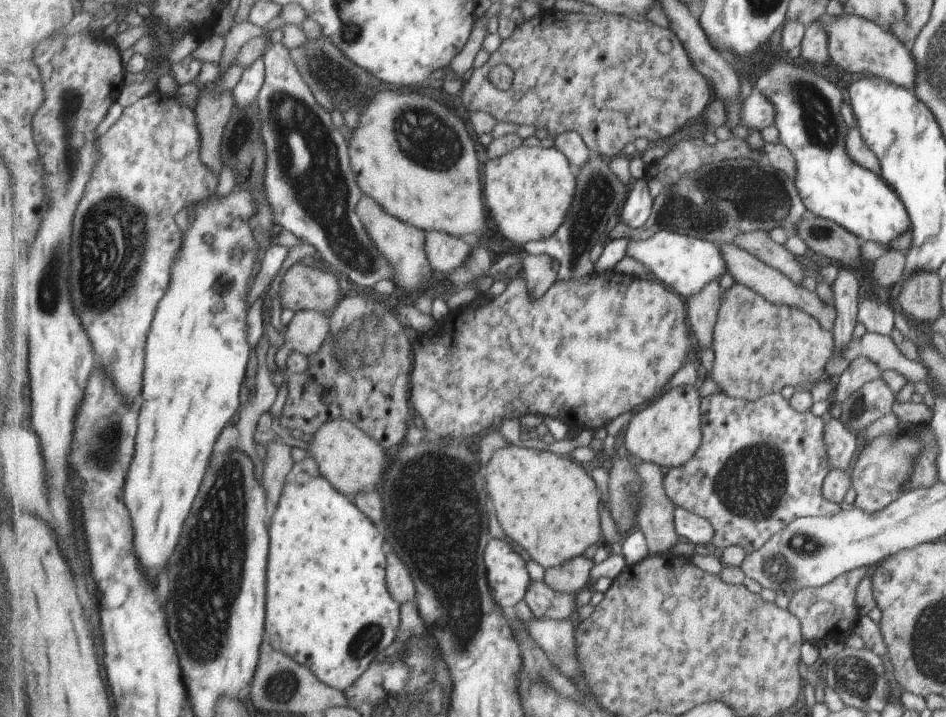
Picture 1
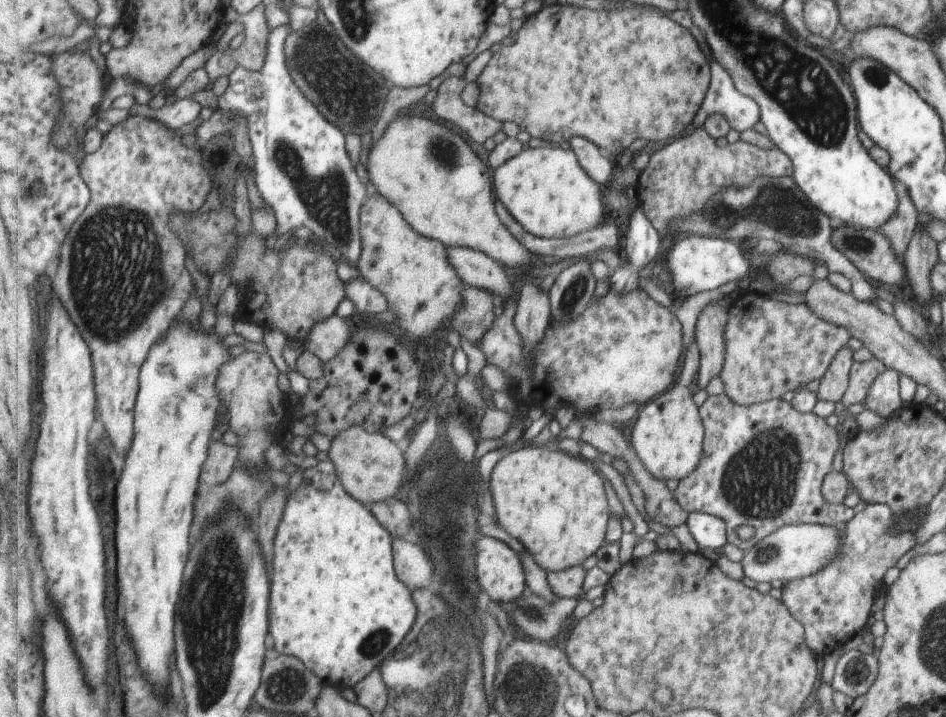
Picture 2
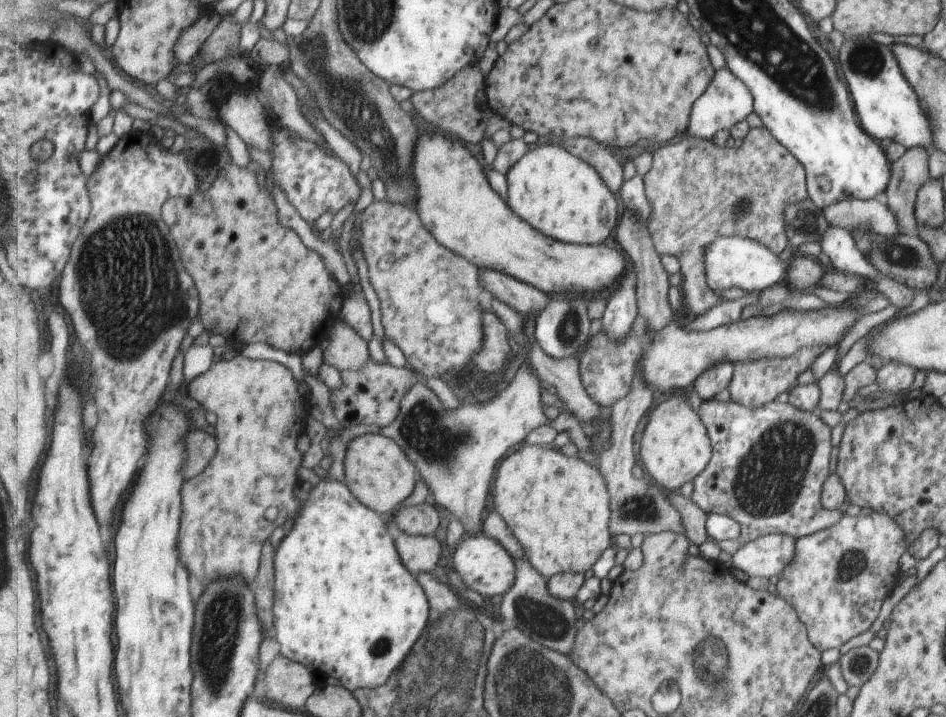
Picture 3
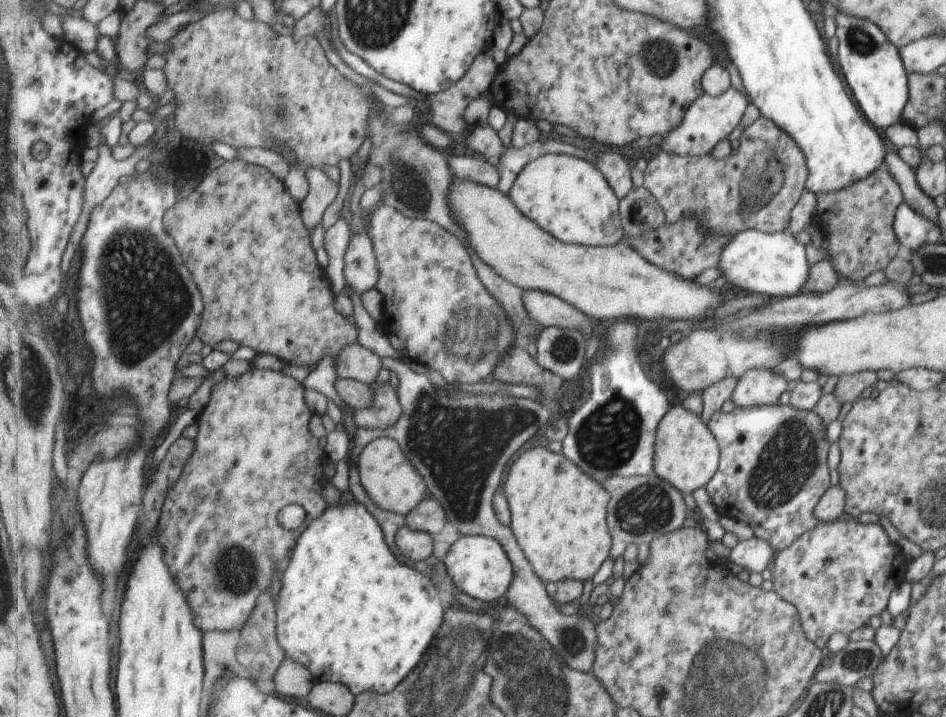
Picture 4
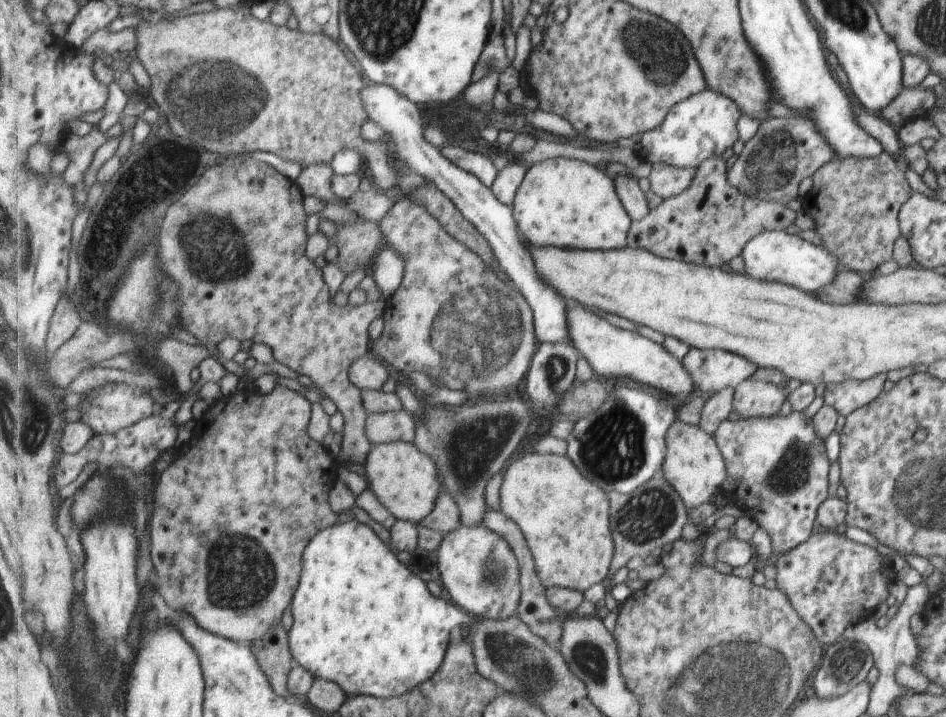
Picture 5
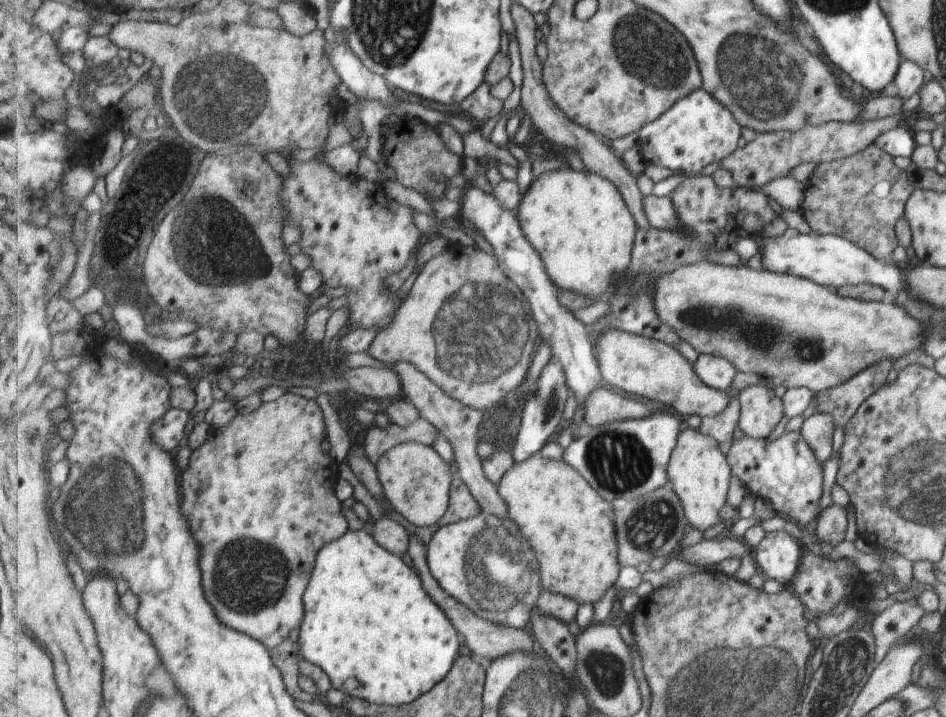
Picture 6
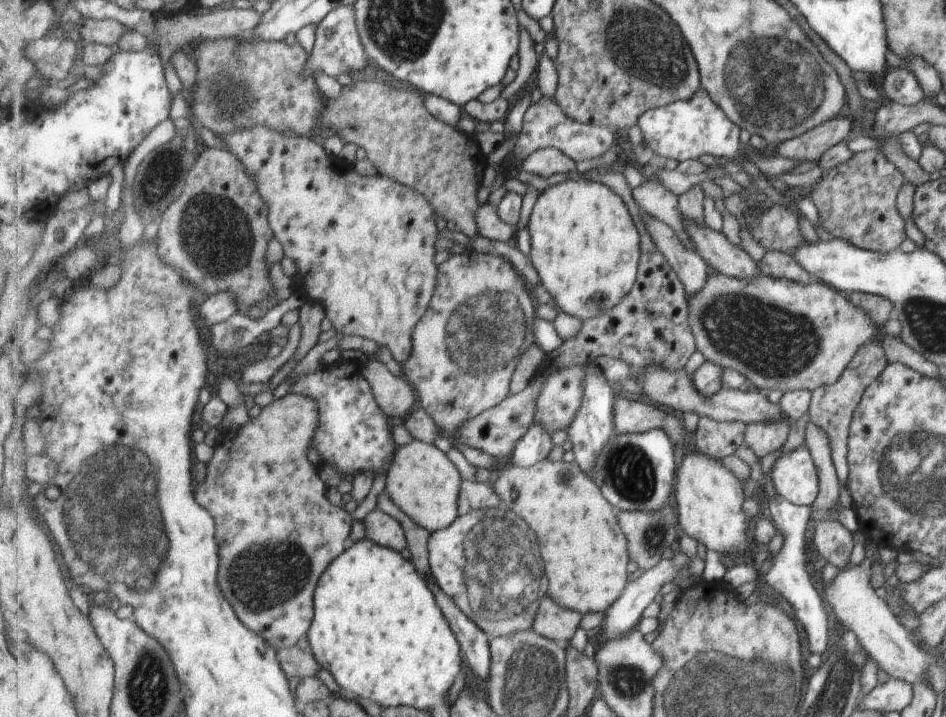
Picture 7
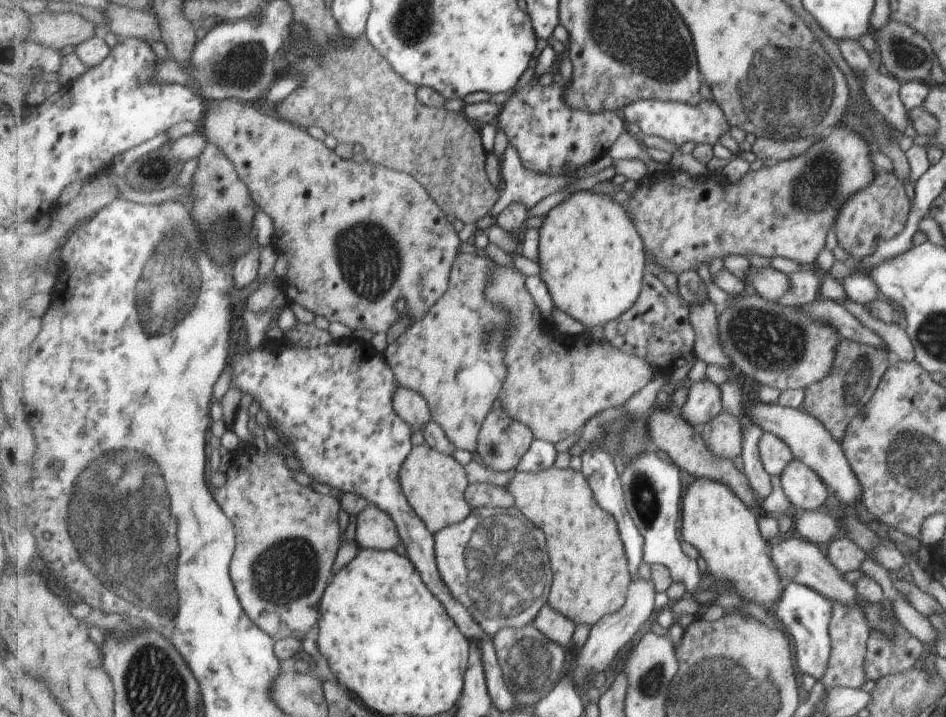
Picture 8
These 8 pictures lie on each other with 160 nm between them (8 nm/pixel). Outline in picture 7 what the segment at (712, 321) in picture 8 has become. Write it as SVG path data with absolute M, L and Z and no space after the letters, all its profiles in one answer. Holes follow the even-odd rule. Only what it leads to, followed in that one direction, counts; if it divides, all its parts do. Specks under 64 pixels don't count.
M640 208L640 213L652 242L675 269L687 297L692 297L702 289L709 268L695 251L687 250L687 247L683 246L672 226L665 224L645 209Z

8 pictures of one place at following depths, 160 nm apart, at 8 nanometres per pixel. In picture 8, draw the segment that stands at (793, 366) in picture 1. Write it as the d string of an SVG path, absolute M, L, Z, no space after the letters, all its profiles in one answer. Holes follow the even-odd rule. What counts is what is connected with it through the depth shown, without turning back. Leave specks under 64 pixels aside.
M767 431L760 434L756 445L761 466L769 476L777 476L793 459L789 447L778 436Z

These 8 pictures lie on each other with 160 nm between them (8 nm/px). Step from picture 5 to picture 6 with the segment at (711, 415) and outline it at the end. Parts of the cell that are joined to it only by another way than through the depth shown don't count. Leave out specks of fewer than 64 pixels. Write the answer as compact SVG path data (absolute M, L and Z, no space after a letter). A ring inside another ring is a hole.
M731 398L717 416L701 417L697 430L713 438L720 450L727 454L733 442L733 428L737 427L737 420L739 420L739 404L737 398Z

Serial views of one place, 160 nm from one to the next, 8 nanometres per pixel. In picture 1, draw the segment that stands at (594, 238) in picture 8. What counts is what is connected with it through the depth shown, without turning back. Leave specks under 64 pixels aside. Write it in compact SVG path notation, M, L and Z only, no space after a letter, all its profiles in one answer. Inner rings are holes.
M524 146L485 165L485 200L499 235L518 245L552 237L560 229L576 193L577 176L556 146Z

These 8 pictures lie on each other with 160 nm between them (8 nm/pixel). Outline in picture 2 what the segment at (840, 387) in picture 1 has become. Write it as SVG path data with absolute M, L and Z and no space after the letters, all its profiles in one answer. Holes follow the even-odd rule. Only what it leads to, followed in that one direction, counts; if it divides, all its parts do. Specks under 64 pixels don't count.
M875 357L862 362L852 361L848 372L847 386L840 398L843 406L849 408L851 404L861 403L871 382L884 370L883 363L879 362Z

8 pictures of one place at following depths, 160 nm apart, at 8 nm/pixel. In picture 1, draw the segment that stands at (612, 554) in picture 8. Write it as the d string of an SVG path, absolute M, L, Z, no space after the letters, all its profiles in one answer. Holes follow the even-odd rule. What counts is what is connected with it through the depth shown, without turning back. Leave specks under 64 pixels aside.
M507 446L503 450L497 450L497 454L487 464L487 484L489 494L493 500L493 506L497 510L499 522L505 528L507 536L525 549L543 568L550 569L561 566L564 562L572 561L587 552L589 546L599 542L599 489L595 480L587 474L583 464L579 466L577 461L573 464L573 458L567 455L555 454L549 450L537 450L523 446Z

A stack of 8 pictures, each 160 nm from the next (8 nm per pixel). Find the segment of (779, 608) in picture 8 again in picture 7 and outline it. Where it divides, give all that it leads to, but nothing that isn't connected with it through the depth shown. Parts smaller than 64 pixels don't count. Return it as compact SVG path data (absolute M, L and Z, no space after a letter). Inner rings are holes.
M776 493L774 497L766 496L766 500L769 502L767 510L769 510L769 516L773 520L774 527L777 532L781 534L782 544L779 550L773 554L771 558L771 566L765 569L767 572L763 573L765 580L763 580L768 586L771 586L783 598L786 600L793 610L795 610L794 617L797 622L801 623L801 626L805 631L805 640L807 646L807 654L824 654L831 639L827 636L829 632L829 626L827 626L827 614L823 610L823 602L817 594L817 590L811 584L809 580L809 574L805 569L805 559L803 554L803 544L805 544L805 536L803 536L803 530L807 520L810 519L810 511L812 508L810 505L794 505L787 502L784 498L779 497Z

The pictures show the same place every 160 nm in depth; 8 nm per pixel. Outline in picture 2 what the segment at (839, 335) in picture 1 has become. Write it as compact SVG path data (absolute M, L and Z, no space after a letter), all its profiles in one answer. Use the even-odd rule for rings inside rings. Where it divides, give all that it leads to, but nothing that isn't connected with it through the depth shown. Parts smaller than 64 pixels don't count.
M843 345L828 366L828 372L818 381L817 400L837 402L847 386L848 372L852 363L852 351Z

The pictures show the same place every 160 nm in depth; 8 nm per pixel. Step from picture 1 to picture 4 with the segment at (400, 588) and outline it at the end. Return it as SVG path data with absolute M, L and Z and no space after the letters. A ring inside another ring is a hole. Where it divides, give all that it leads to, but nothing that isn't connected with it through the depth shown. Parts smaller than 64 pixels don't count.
M404 524L396 534L396 543L402 554L411 561L427 560L433 555L433 536L430 533L413 530Z

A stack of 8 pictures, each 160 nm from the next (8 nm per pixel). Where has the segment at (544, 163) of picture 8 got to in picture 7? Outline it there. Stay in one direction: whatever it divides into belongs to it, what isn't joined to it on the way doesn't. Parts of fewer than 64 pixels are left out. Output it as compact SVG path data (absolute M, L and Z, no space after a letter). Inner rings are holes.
M543 96L525 113L522 132L519 134L513 152L519 160L519 164L523 164L524 160L533 152L547 147L555 147L563 151L569 158L581 162L581 160L603 156L613 144L615 144L615 134L611 127L591 125L582 120L576 121L565 114L554 98Z

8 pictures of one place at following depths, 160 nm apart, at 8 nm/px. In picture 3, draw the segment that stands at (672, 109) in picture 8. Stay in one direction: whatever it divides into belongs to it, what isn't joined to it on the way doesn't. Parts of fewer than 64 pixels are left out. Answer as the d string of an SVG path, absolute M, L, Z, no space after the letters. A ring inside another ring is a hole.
M727 67L719 68L713 76L712 85L704 91L704 95L692 107L689 114L689 127L685 135L699 140L712 140L721 130L730 130L737 122L741 122L751 112L751 96L748 88L737 79Z

